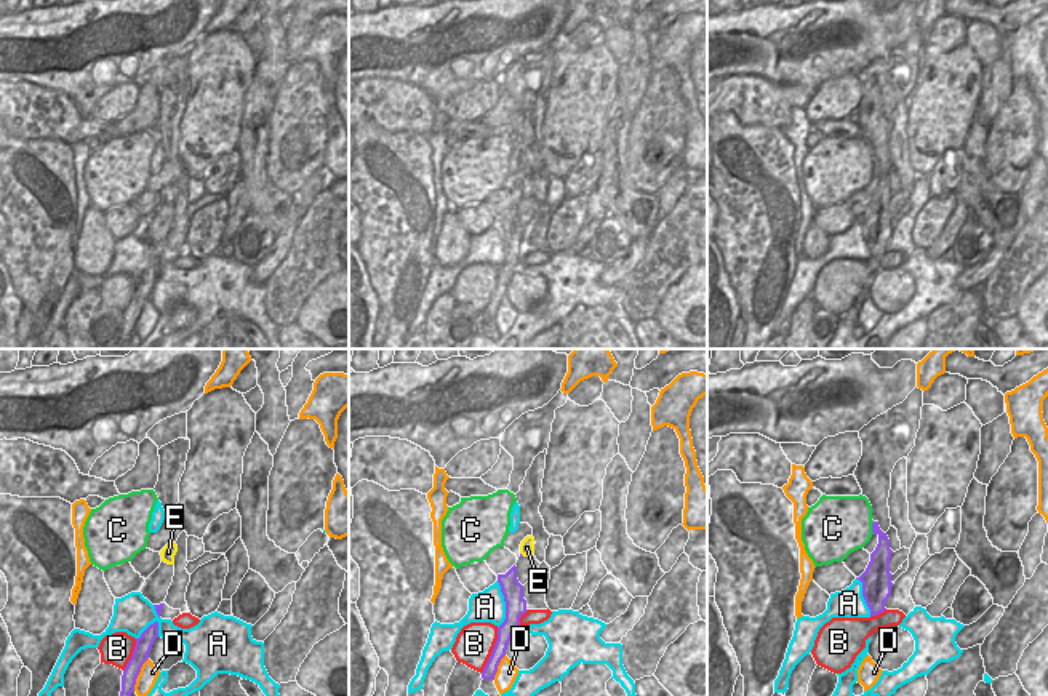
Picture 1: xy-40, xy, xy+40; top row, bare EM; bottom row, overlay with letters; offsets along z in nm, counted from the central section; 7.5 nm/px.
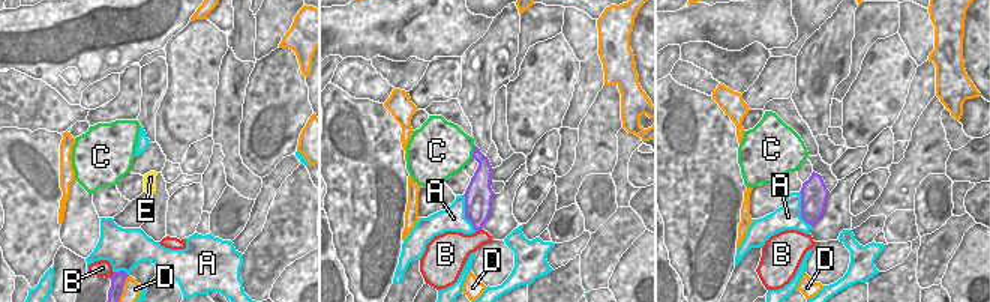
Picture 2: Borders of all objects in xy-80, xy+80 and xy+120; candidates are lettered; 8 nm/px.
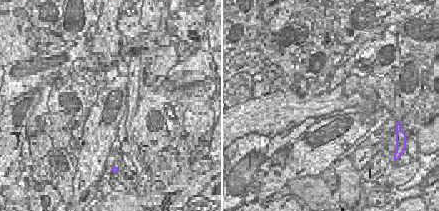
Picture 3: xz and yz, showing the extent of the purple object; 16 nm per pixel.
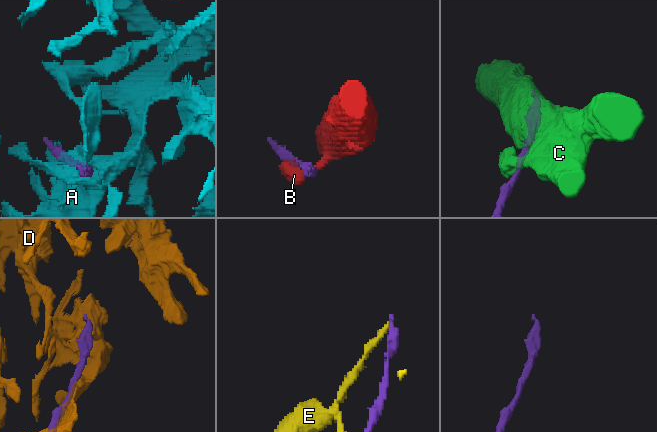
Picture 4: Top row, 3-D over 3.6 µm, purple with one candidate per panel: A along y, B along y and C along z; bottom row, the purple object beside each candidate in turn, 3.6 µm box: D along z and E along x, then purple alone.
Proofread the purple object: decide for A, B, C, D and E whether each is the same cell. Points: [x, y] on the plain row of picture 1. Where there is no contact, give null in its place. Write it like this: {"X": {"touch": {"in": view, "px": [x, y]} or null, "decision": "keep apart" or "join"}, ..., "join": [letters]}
{"A": {"touch": {"in": "xy", "px": [506, 247]}, "decision": "keep apart"}, "B": {"touch": {"in": "xy", "px": [493, 292]}, "decision": "keep apart"}, "C": {"touch": {"in": "xy+40", "px": [872, 170]}, "decision": "keep apart"}, "D": {"touch": {"in": "xy-40", "px": [138, 316]}, "decision": "keep apart"}, "E": {"touch": null, "decision": "keep apart"}, "join": []}

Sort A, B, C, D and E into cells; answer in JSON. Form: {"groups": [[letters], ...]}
{"groups": [["A"], ["B"], ["C"], ["D"], ["E"]]}

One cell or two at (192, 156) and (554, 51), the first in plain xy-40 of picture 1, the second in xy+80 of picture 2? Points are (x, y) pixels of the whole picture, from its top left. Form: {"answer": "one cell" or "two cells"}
{"answer": "one cell"}

